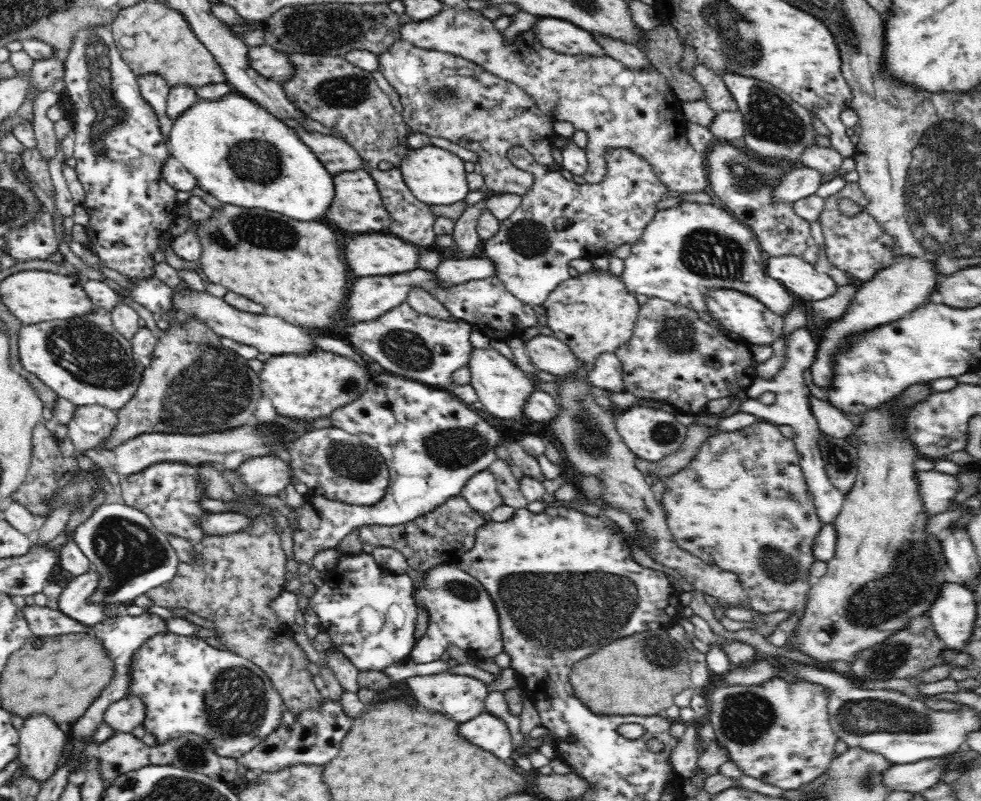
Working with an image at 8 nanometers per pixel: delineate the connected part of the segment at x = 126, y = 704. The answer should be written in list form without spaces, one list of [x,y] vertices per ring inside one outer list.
[[[128,694],[113,702],[103,714],[103,722],[115,733],[131,733],[143,724],[147,709],[140,697]]]

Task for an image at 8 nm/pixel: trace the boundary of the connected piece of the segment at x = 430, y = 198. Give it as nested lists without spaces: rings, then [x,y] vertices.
[[[425,145],[418,149],[409,149],[399,169],[411,193],[428,206],[440,204],[448,206],[463,201],[471,191],[463,161],[448,150],[435,145]]]

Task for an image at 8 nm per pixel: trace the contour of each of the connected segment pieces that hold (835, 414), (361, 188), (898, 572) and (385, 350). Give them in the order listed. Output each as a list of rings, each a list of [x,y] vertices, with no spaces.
[[[813,395],[810,396],[810,404],[810,411],[812,411],[812,415],[814,415],[814,419],[822,433],[838,439],[846,439],[849,435],[852,435],[855,422],[844,413]]]
[[[364,169],[350,170],[333,175],[335,184],[335,198],[327,209],[327,219],[332,220],[336,226],[346,232],[388,233],[391,226],[391,217],[388,216],[387,208],[384,208],[379,189],[376,188],[375,180]]]
[[[890,406],[865,410],[864,416],[862,416],[864,424],[856,430],[856,436],[858,436],[858,440],[862,442],[862,446],[858,448],[860,460],[856,480],[854,486],[850,488],[845,496],[844,505],[840,514],[838,514],[833,522],[834,528],[836,529],[836,550],[834,558],[825,562],[827,564],[827,571],[824,572],[824,576],[817,578],[815,583],[810,586],[810,590],[807,592],[807,603],[803,610],[803,616],[799,620],[799,625],[791,632],[792,634],[786,643],[788,650],[801,652],[814,662],[817,662],[814,665],[822,666],[822,669],[830,669],[830,665],[839,660],[850,662],[861,650],[884,643],[891,635],[895,635],[896,631],[902,631],[911,619],[922,615],[922,612],[926,612],[926,610],[935,603],[940,588],[951,578],[946,559],[944,558],[940,544],[938,544],[938,538],[934,538],[934,536],[930,536],[930,534],[926,532],[928,515],[923,508],[923,500],[919,494],[918,472],[914,470],[914,466],[912,466],[912,462],[918,458],[918,452],[916,452],[914,444],[909,438],[906,438],[904,434],[894,434],[894,432],[890,430],[890,426],[892,426],[894,422],[898,422],[898,420],[902,422],[904,418],[902,418],[902,416],[900,416],[900,418],[890,418],[890,416],[888,416],[888,408],[890,408]]]
[[[404,301],[376,320],[354,325],[347,342],[367,361],[378,363],[390,375],[447,390],[451,388],[452,374],[468,365],[473,348],[470,342],[473,329],[468,321],[453,315],[452,320],[440,320],[420,314]]]

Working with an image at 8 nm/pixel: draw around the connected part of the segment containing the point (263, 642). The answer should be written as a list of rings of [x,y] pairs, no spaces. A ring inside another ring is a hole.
[[[258,514],[246,528],[239,532],[224,534],[213,539],[194,542],[192,562],[179,560],[176,576],[168,583],[160,584],[146,595],[154,605],[164,608],[186,608],[186,612],[209,620],[216,636],[226,650],[243,656],[260,667],[272,681],[274,688],[283,697],[286,709],[297,719],[308,709],[319,709],[325,701],[323,691],[318,690],[312,678],[315,669],[304,650],[292,639],[290,626],[280,623],[271,602],[285,590],[286,554],[282,549],[282,530],[271,514]]]

